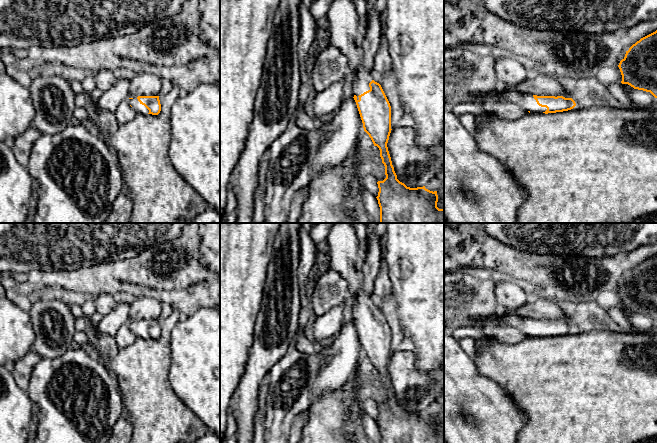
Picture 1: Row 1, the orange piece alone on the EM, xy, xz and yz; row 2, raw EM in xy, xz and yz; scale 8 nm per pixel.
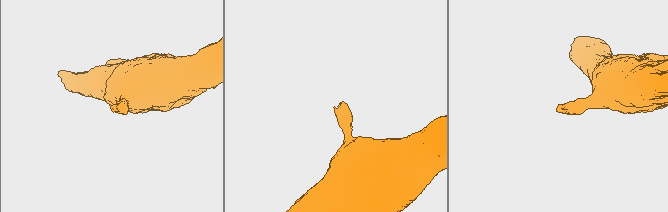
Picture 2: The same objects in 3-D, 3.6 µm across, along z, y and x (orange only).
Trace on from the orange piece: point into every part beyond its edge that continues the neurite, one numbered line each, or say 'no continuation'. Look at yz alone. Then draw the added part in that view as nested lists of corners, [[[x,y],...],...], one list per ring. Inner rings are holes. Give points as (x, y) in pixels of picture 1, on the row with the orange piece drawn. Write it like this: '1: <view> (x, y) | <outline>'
1: yz (525, 100) | [[[504,90],[498,92],[492,91],[489,95],[498,100],[515,103],[531,113],[543,113],[547,110],[546,107],[539,106],[533,95],[530,95],[529,93],[523,93],[516,90]]]

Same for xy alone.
1: xy (139, 108) | [[[134,97],[133,99],[128,99],[129,104],[132,106],[132,108],[137,112],[137,113],[144,113],[144,114],[148,114],[149,110],[142,105],[137,97]]]

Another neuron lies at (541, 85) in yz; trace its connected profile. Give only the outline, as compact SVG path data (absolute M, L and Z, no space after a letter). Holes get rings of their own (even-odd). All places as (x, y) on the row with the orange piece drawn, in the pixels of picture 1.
M538 74L533 78L527 77L523 82L516 85L505 85L502 91L504 90L516 90L537 96L563 96L571 98L570 93L564 89L556 77L545 74Z

